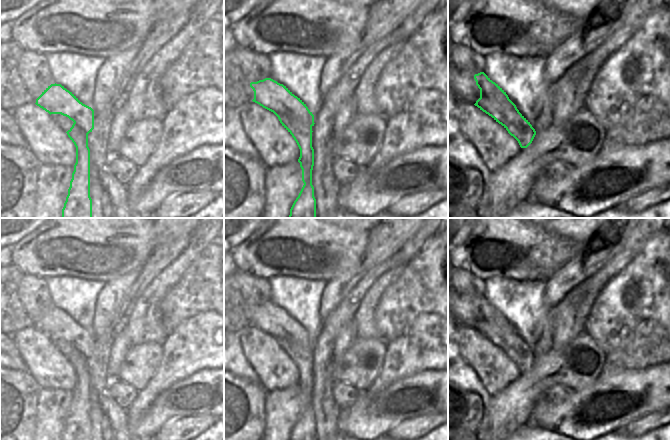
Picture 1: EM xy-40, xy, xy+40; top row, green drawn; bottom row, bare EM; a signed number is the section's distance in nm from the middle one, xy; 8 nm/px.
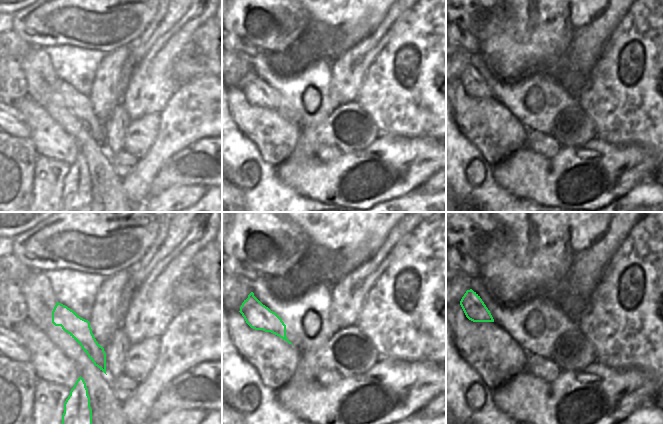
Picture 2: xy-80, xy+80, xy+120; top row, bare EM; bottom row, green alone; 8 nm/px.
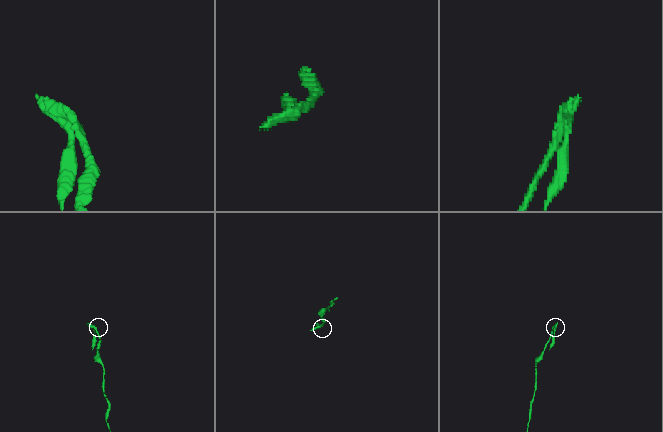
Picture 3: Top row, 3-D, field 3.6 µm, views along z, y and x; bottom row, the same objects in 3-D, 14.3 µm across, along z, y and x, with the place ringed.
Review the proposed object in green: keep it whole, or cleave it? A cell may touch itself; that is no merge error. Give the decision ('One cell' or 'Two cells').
Two cells.

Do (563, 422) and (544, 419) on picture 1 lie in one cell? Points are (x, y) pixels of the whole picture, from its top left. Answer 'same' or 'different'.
same

